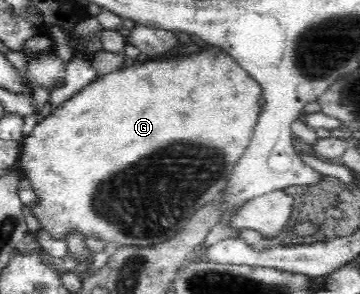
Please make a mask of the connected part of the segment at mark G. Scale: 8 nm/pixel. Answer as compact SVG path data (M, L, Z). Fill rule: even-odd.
M214 45L188 58L176 58L164 62L148 60L137 65L128 63L122 68L102 75L63 102L57 109L53 109L19 142L22 148L17 160L18 168L22 172L25 185L38 197L38 203L29 209L34 218L39 220L41 230L50 234L52 238L63 241L69 232L79 232L85 239L100 238L106 243L116 243L119 247L154 247L171 240L184 228L197 210L220 197L226 181L232 174L232 169L245 153L254 134L255 124L259 120L259 114L262 113L260 104L262 95L263 87L260 83L256 82L256 79L252 78L251 74L248 74L248 71L244 70L228 53L222 52L220 47Z

